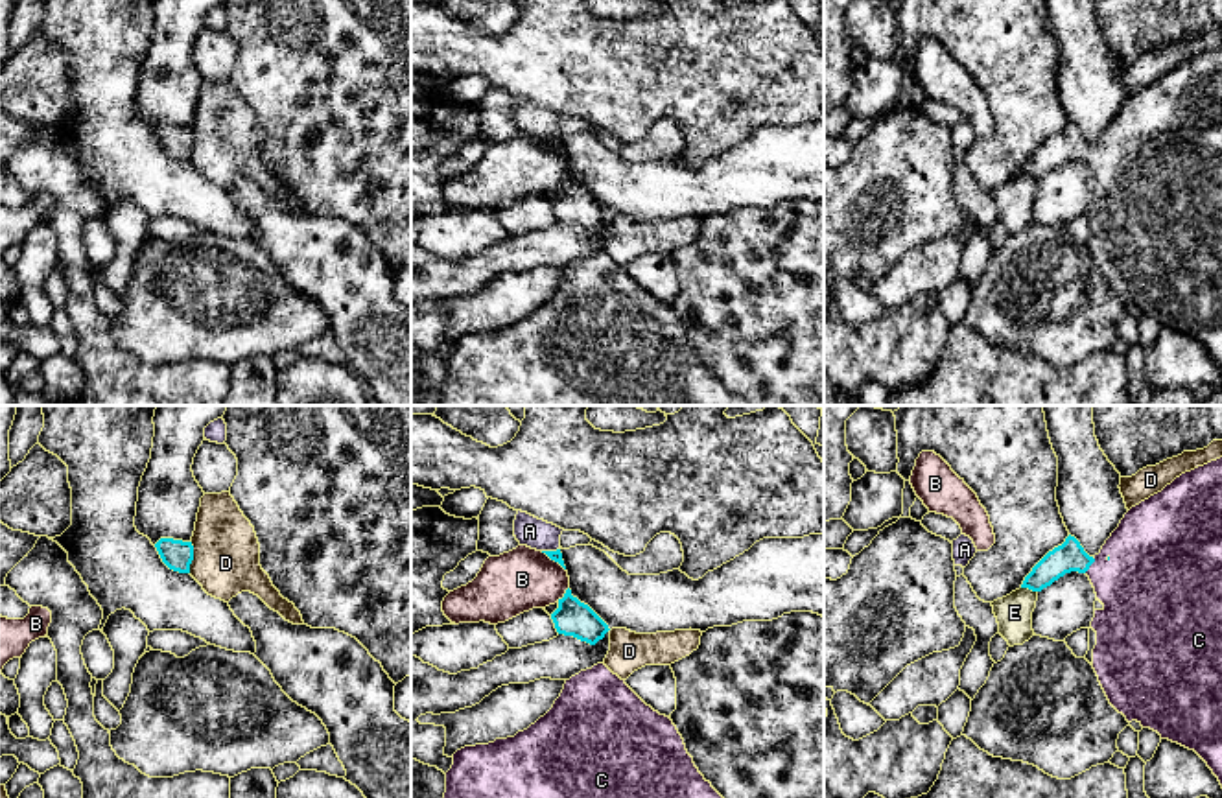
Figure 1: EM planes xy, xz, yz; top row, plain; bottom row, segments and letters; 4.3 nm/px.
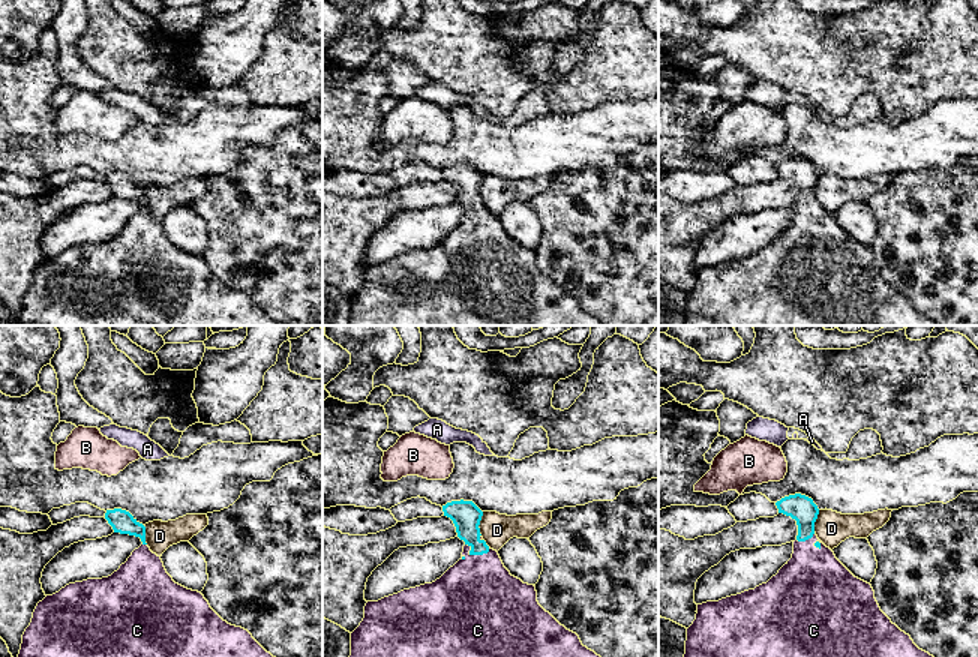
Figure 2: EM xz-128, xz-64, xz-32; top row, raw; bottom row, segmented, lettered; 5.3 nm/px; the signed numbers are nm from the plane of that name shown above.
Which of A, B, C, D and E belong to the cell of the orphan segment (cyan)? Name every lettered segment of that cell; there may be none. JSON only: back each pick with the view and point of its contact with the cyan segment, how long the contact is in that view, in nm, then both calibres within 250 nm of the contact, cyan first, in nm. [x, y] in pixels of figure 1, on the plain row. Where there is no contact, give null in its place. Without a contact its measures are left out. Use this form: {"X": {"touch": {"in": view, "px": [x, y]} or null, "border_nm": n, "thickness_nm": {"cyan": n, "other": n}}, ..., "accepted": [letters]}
{"C": {"touch": {"in": "yz", "px": [1092, 150]}, "border_nm": 80, "thickness_nm": {"cyan": 130, "other": 380}}, "accepted": ["C"]}

